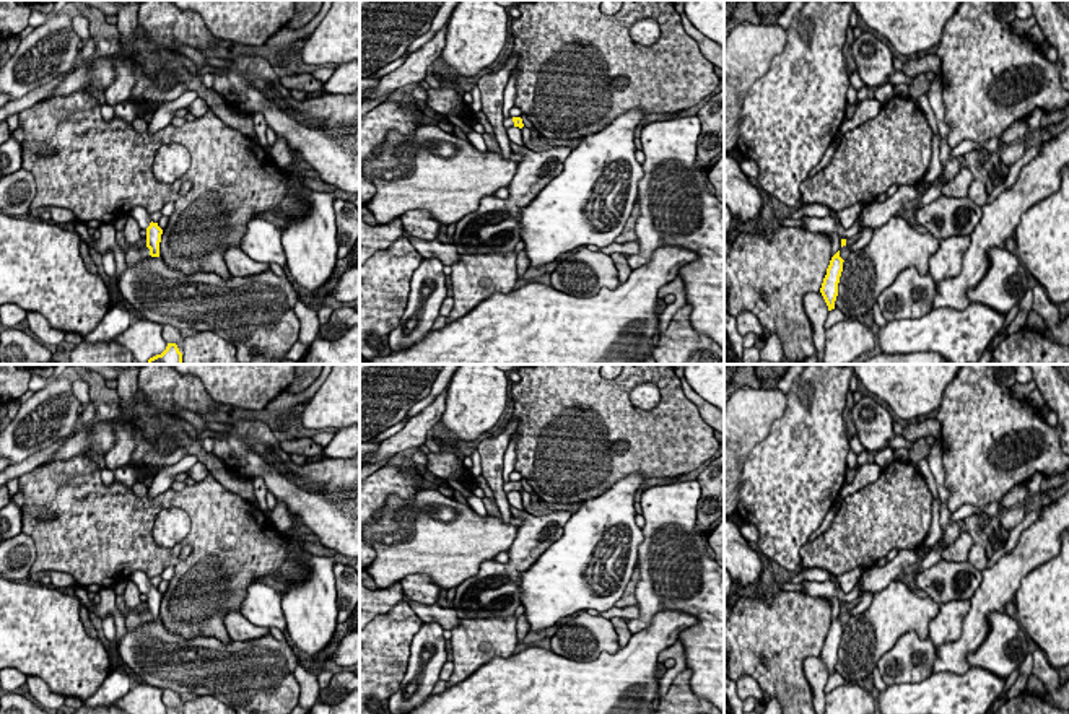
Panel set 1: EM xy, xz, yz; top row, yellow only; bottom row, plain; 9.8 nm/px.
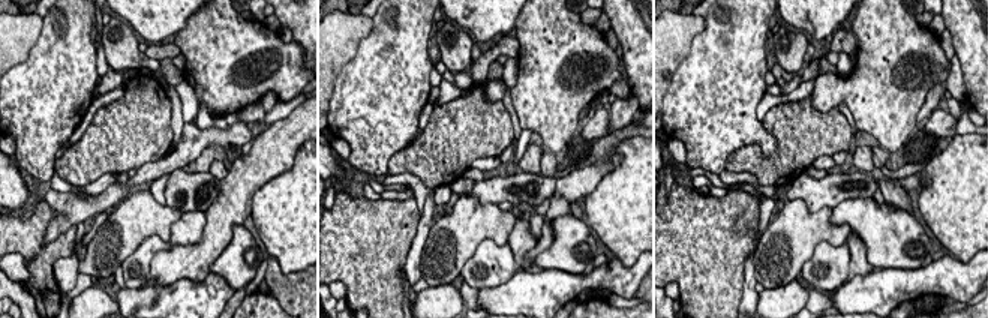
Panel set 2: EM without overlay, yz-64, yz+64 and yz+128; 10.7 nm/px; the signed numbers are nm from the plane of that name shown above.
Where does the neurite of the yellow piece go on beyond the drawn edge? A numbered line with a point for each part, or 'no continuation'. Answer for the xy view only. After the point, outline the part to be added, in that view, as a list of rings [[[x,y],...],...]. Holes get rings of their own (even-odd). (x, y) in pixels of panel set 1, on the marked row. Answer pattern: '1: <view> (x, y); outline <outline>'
1: xy (142, 217); outline [[[142,205],[133,207],[129,216],[135,218],[142,229],[146,229],[151,223],[150,211],[146,211]]]

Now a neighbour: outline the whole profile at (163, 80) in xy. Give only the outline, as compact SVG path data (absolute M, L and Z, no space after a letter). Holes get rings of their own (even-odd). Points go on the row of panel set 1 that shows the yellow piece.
M138 59L130 62L130 72L135 76L135 85L132 88L132 94L130 94L129 101L137 102L138 107L146 106L146 107L156 107L158 109L159 106L164 104L164 102L145 102L142 99L142 96L148 88L158 88L161 91L169 91L177 85L177 75L176 73L159 70L156 75L148 75L143 70L143 65L138 62Z

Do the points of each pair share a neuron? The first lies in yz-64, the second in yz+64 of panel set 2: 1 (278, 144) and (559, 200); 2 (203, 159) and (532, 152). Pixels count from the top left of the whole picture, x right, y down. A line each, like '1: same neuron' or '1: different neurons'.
1: same neuron
2: same neuron

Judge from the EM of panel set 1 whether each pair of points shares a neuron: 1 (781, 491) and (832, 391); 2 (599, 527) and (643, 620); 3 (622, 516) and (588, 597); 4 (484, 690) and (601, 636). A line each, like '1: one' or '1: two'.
1: one
2: two
3: one
4: two

